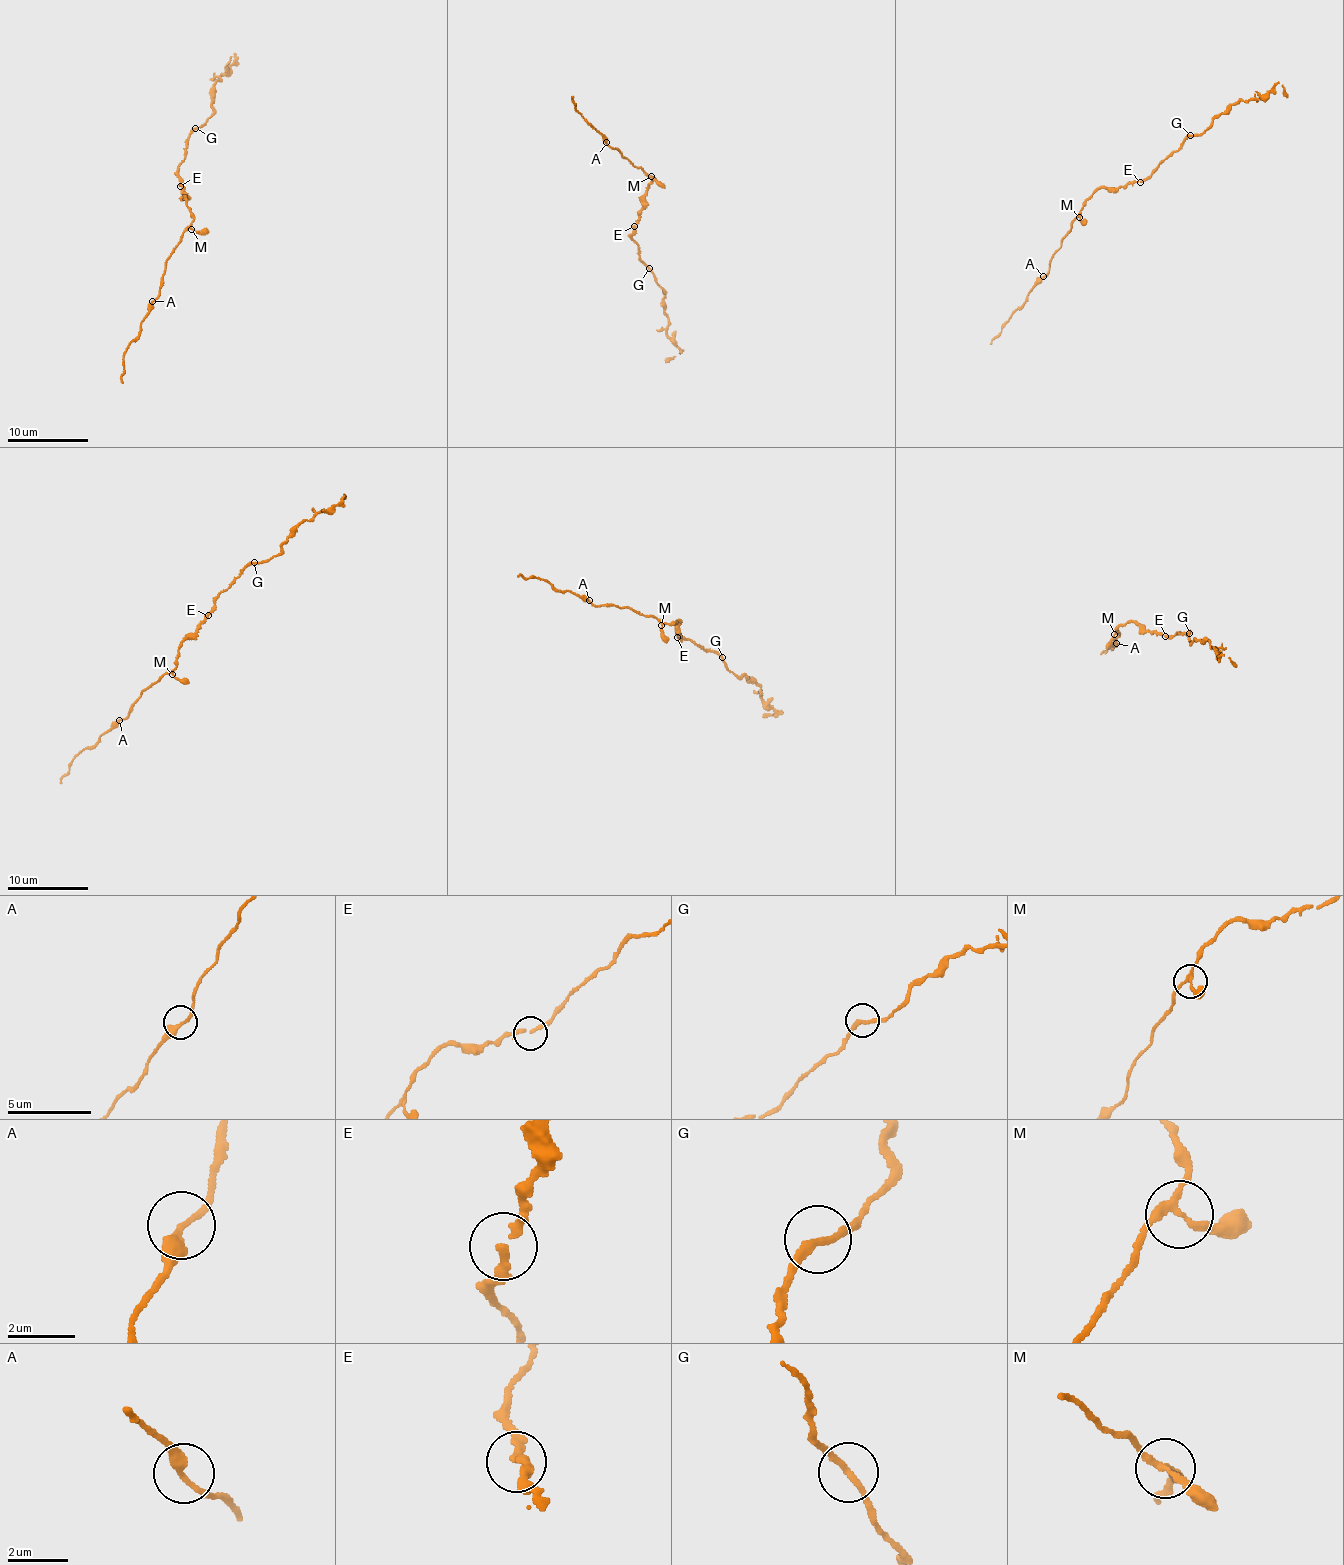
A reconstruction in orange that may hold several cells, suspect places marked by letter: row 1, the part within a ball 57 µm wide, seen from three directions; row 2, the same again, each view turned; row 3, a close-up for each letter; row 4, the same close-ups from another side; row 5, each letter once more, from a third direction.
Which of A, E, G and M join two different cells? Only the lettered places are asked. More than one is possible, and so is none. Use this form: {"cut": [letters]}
{"cut": ["G"]}

